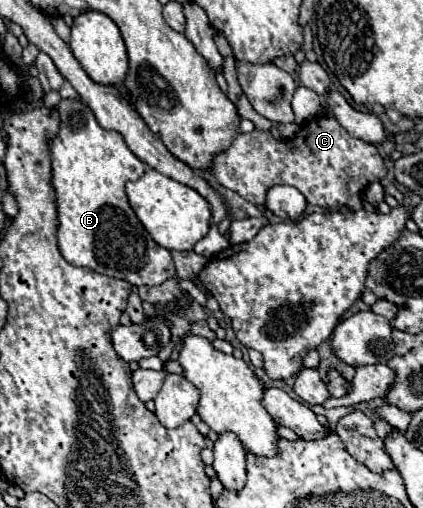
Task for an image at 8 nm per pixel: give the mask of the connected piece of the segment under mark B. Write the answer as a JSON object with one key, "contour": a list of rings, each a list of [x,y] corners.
{"contour":[[[78,98],[60,100],[60,130],[52,142],[52,184],[58,204],[58,246],[62,256],[72,266],[90,268],[98,274],[114,276],[130,282],[132,286],[156,286],[176,276],[170,250],[158,246],[146,232],[138,216],[128,204],[124,184],[138,180],[144,174],[144,162],[138,160],[126,146],[120,132],[104,130],[92,110]]]}

